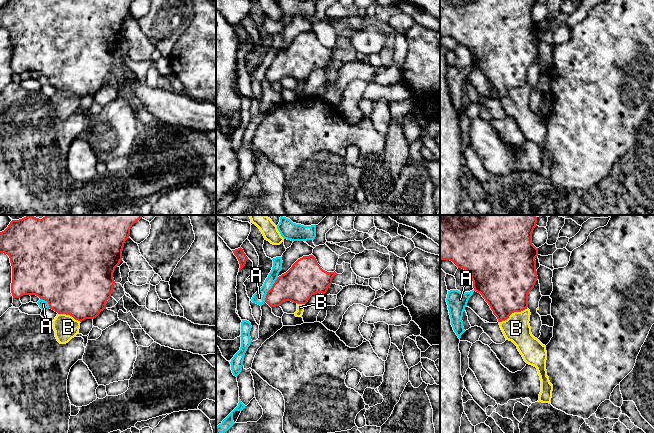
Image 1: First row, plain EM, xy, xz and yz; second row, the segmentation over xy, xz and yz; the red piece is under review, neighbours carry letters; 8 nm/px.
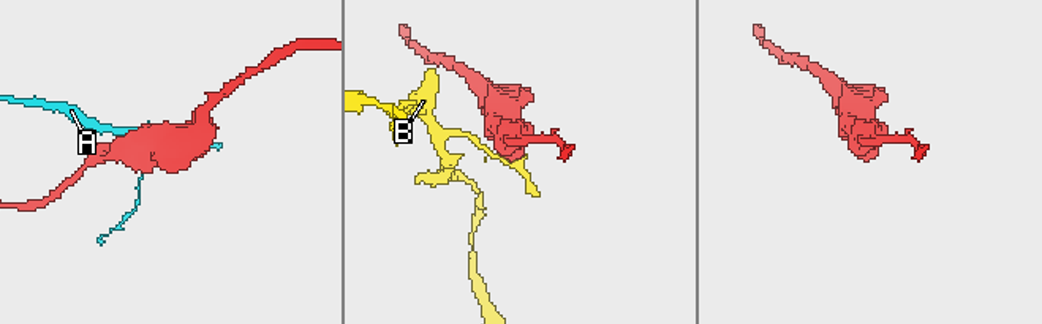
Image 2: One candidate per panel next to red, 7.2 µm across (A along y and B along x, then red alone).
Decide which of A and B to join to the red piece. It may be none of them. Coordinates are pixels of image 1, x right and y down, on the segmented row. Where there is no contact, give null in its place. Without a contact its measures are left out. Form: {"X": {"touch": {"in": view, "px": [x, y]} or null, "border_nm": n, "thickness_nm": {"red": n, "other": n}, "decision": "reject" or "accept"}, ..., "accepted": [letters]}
{"A": {"touch": {"in": "xz", "px": [270, 289]}, "border_nm": 240, "thickness_nm": {"red": 280, "other": 100}, "decision": "reject"}, "B": {"touch": {"in": "yz", "px": [513, 312]}, "border_nm": 260, "thickness_nm": {"red": 420, "other": 220}, "decision": "reject"}, "accepted": []}

